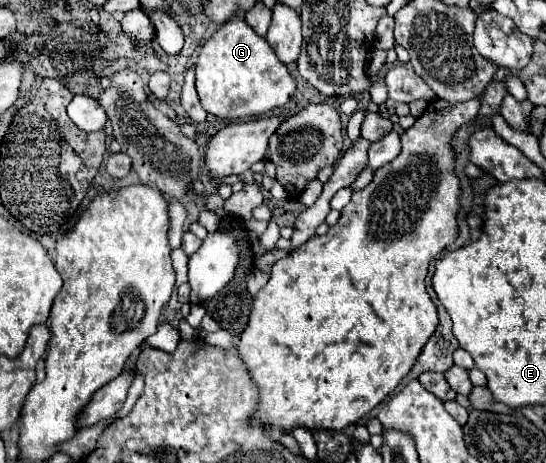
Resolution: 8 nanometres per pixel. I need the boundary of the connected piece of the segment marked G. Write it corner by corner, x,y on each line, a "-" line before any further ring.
232,17
204,45
196,61
196,89
202,107
218,119
250,119
284,107
296,95
296,79
264,37
244,19

